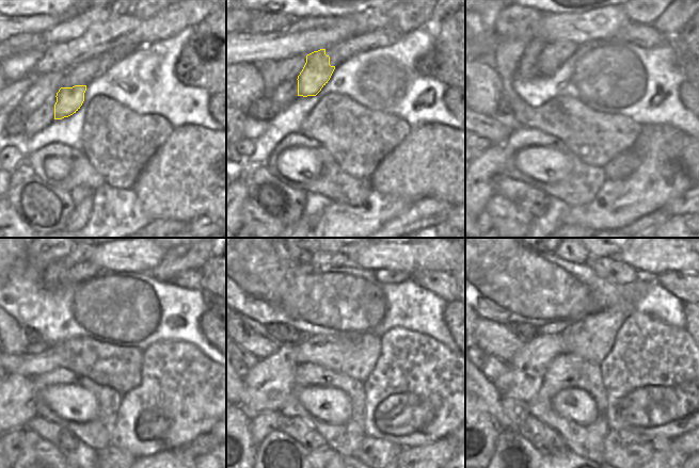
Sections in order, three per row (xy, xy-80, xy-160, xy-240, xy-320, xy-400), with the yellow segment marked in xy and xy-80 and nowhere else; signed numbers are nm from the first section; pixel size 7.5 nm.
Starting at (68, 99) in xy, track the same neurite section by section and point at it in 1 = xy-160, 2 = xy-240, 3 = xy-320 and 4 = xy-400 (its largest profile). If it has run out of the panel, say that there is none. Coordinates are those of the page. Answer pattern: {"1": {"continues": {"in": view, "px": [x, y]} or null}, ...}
{"1": {"continues": {"in": "xy-160", "px": [554, 54]}}, "2": {"continues": {"in": "xy-240", "px": [86, 269]}}, "3": {"continues": {"in": "xy-320", "px": [326, 259]}}, "4": {"continues": {"in": "xy-400", "px": [578, 259]}}}

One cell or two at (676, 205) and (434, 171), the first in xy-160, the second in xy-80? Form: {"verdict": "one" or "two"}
{"verdict": "two"}

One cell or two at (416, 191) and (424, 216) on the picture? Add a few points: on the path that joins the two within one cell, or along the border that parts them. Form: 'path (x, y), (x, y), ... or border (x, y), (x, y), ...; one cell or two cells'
border (443, 199), (421, 198), (413, 203); two cells

